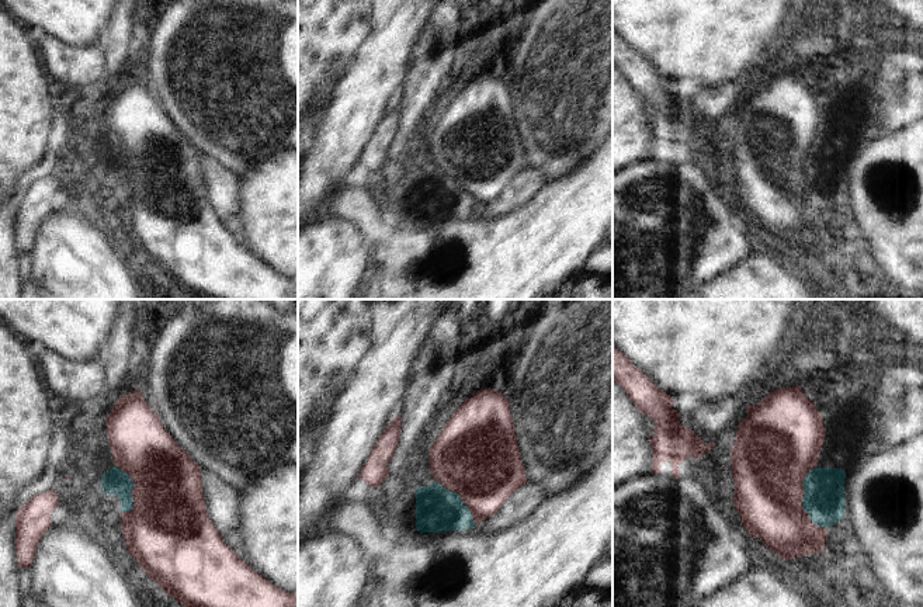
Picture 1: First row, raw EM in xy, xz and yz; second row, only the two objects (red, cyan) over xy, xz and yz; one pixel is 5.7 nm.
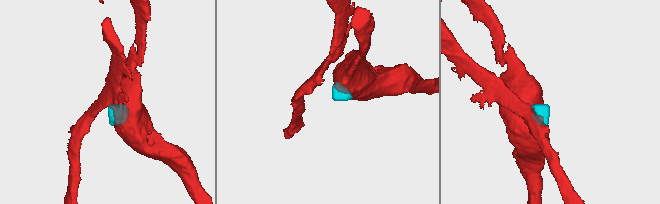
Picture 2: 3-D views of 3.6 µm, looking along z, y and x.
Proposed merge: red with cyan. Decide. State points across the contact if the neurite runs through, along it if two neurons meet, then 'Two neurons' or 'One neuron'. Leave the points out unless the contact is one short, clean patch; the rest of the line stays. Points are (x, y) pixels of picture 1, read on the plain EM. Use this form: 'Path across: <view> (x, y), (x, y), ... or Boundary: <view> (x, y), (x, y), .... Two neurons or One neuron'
One neuron.

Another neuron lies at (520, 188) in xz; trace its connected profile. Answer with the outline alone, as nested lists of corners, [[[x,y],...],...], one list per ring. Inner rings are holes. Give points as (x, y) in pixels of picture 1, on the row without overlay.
[[[525,169],[513,177],[493,201],[478,208],[476,215],[482,219],[493,219],[518,209],[545,183],[538,170]]]

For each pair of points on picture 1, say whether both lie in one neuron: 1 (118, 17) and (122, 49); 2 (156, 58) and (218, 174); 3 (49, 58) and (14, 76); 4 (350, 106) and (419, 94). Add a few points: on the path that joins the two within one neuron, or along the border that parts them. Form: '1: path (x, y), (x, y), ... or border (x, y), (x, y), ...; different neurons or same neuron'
1: path (120, 25), (120, 41); same neuron
2: border (201, 155), (218, 162), (238, 177); different neurons
3: border (25, 33), (44, 72), (56, 89); different neurons
4: border (408, 68), (395, 100); different neurons

